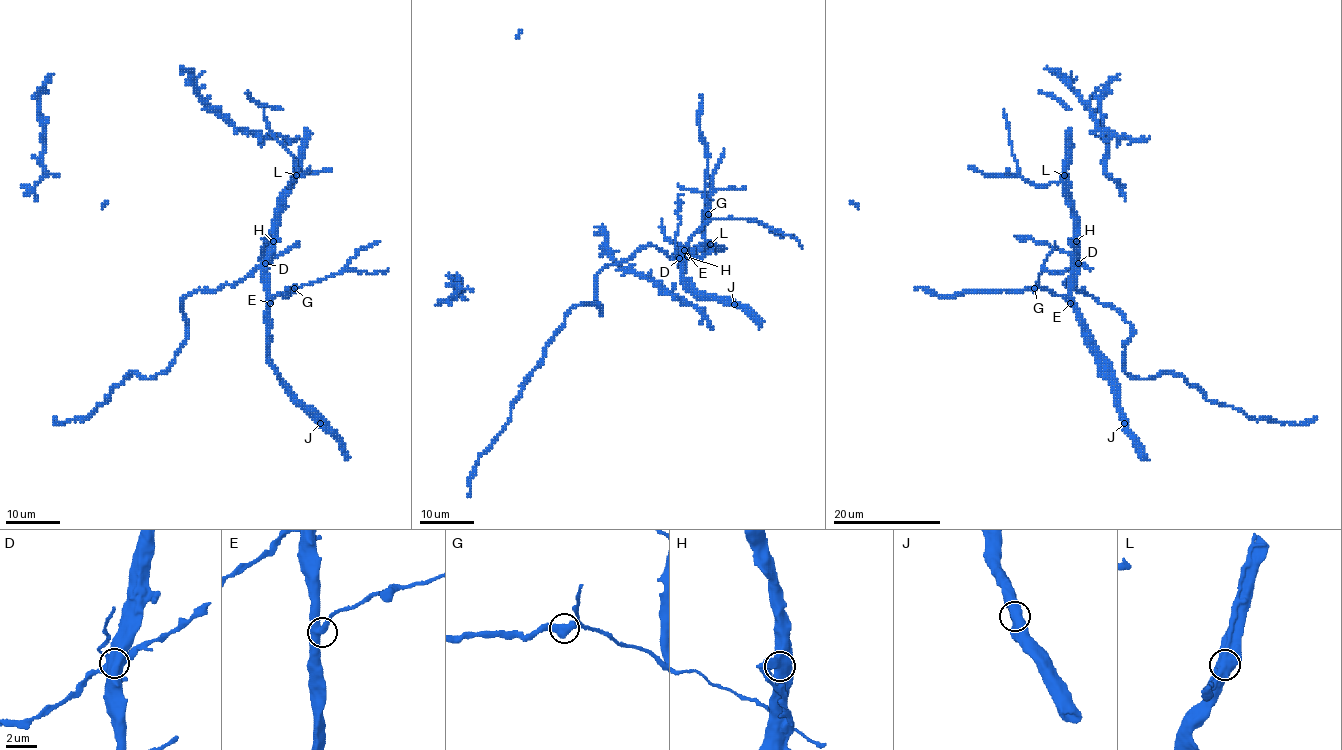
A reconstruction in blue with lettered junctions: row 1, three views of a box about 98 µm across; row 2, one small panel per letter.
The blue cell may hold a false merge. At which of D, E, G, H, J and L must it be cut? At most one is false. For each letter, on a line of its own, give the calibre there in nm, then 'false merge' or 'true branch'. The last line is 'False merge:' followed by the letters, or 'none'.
D: 600 nm thick; false merge
E: 400 nm thick; true branch
G: 480 nm thick; true branch
H: 550 nm thick; true branch
J: 700 nm thick; true branch
L: 700 nm thick; true branch
False merge: D

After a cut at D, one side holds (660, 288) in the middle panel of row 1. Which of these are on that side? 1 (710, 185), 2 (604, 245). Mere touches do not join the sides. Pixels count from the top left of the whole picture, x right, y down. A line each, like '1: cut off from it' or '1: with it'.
1: with it
2: with it

